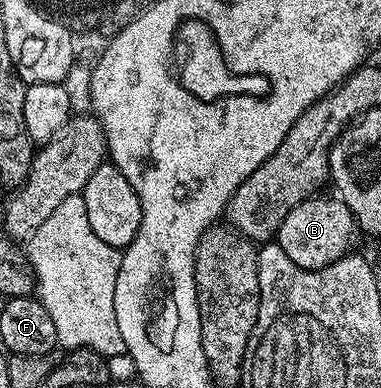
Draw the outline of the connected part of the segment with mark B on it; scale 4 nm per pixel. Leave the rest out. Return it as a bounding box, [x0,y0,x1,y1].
[274,197,358,271]

